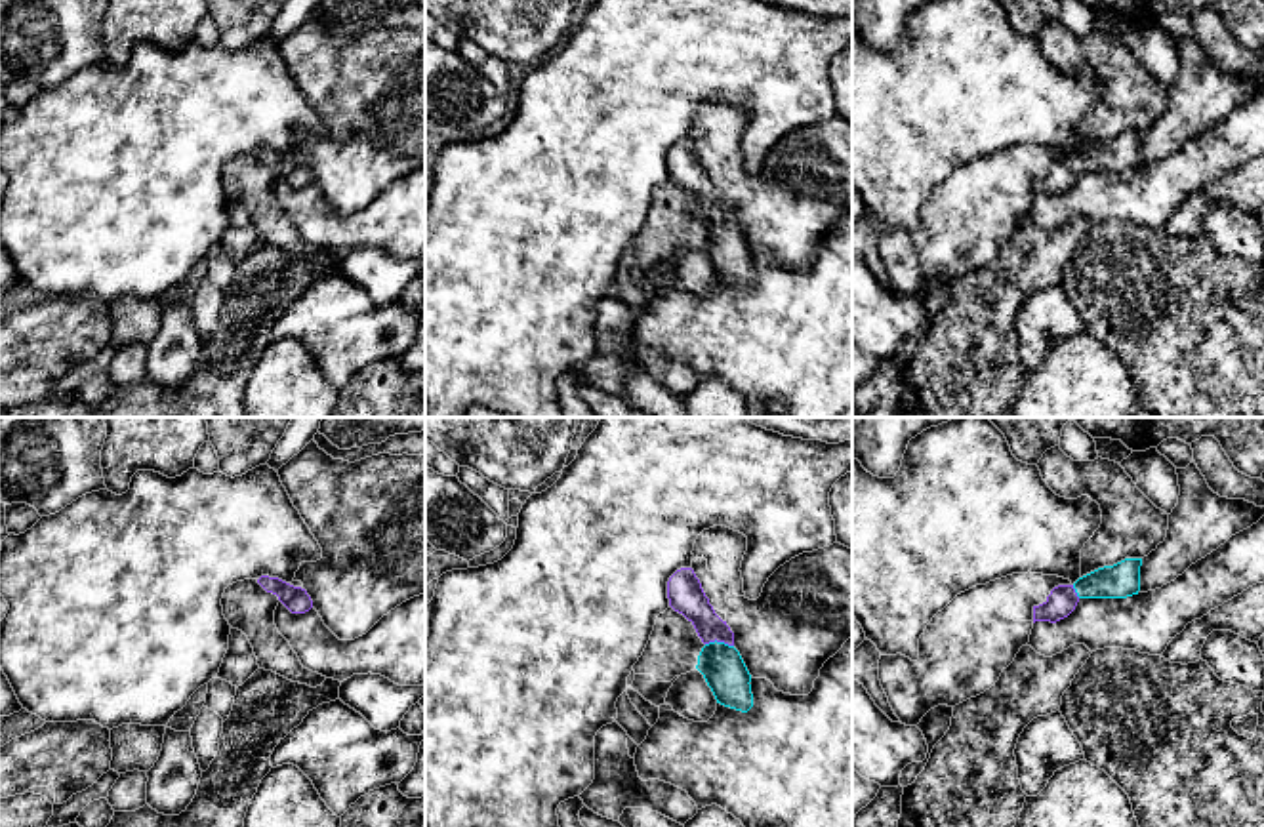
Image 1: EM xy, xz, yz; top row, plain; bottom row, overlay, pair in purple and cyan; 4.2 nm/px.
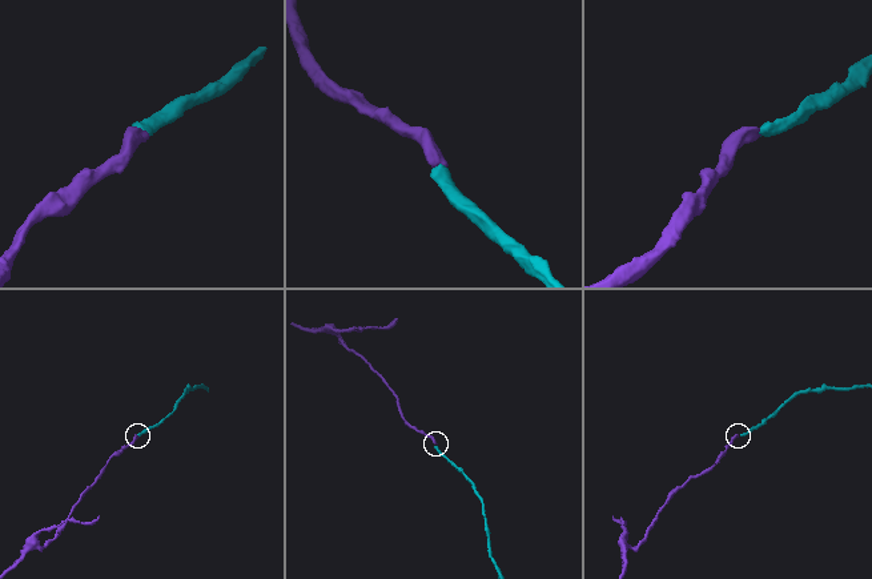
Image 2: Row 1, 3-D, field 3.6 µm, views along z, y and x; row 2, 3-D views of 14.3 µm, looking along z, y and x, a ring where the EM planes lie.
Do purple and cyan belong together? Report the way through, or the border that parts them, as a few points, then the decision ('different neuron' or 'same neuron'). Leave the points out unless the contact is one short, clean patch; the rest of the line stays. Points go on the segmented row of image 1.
runs through xz (685, 593), (719, 641), (721, 665); same neuron

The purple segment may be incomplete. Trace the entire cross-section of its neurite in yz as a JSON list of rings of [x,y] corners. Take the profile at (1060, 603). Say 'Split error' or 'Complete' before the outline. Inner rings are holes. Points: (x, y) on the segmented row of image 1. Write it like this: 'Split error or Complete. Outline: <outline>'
Split error. Outline: [[[1125,558],[1113,566],[1098,568],[1073,585],[1058,585],[1047,600],[1033,606],[1033,623],[1056,623],[1068,617],[1081,598],[1127,598],[1140,591],[1142,558]]]

